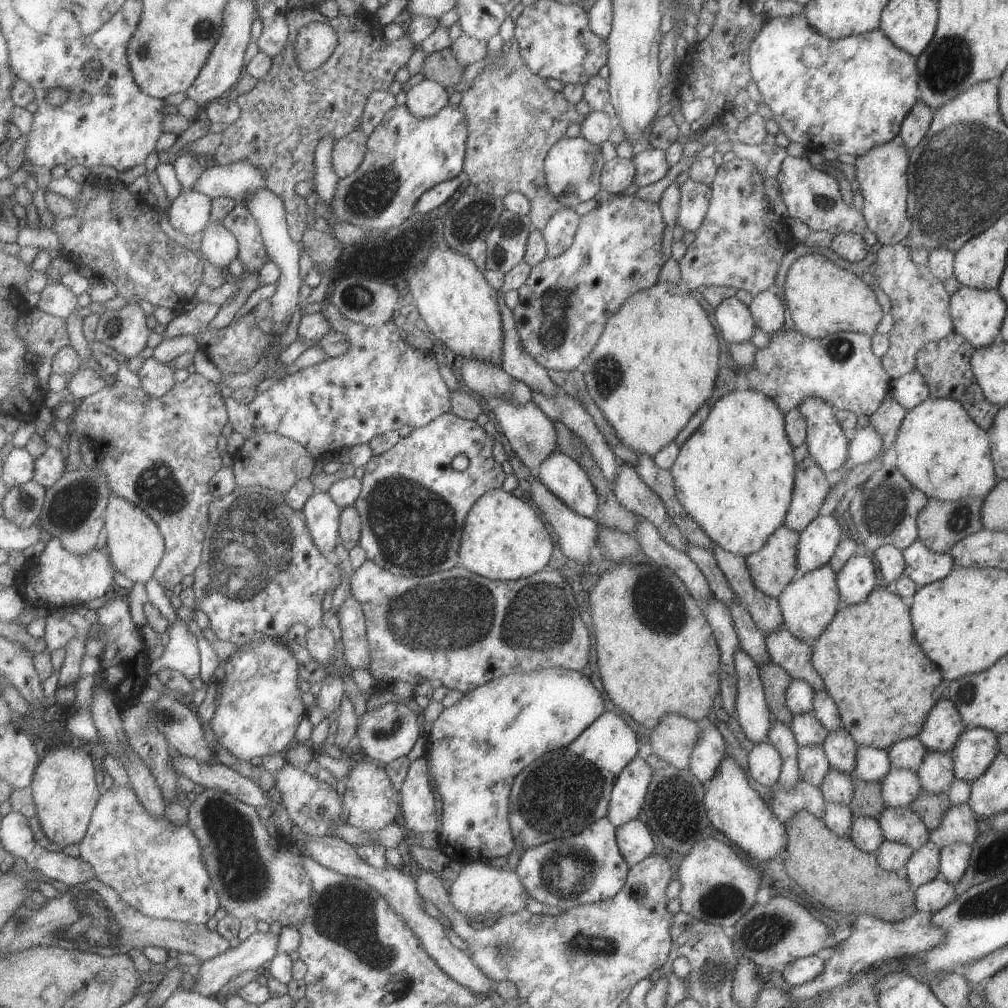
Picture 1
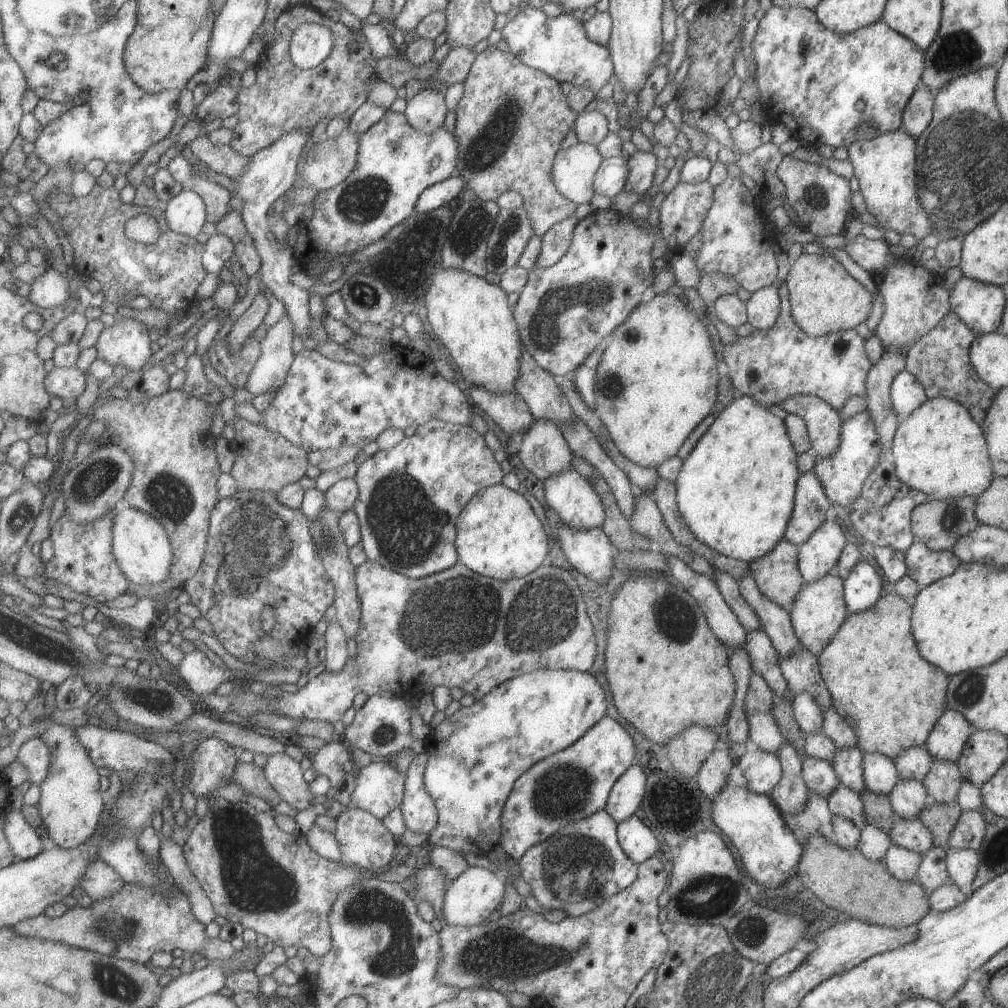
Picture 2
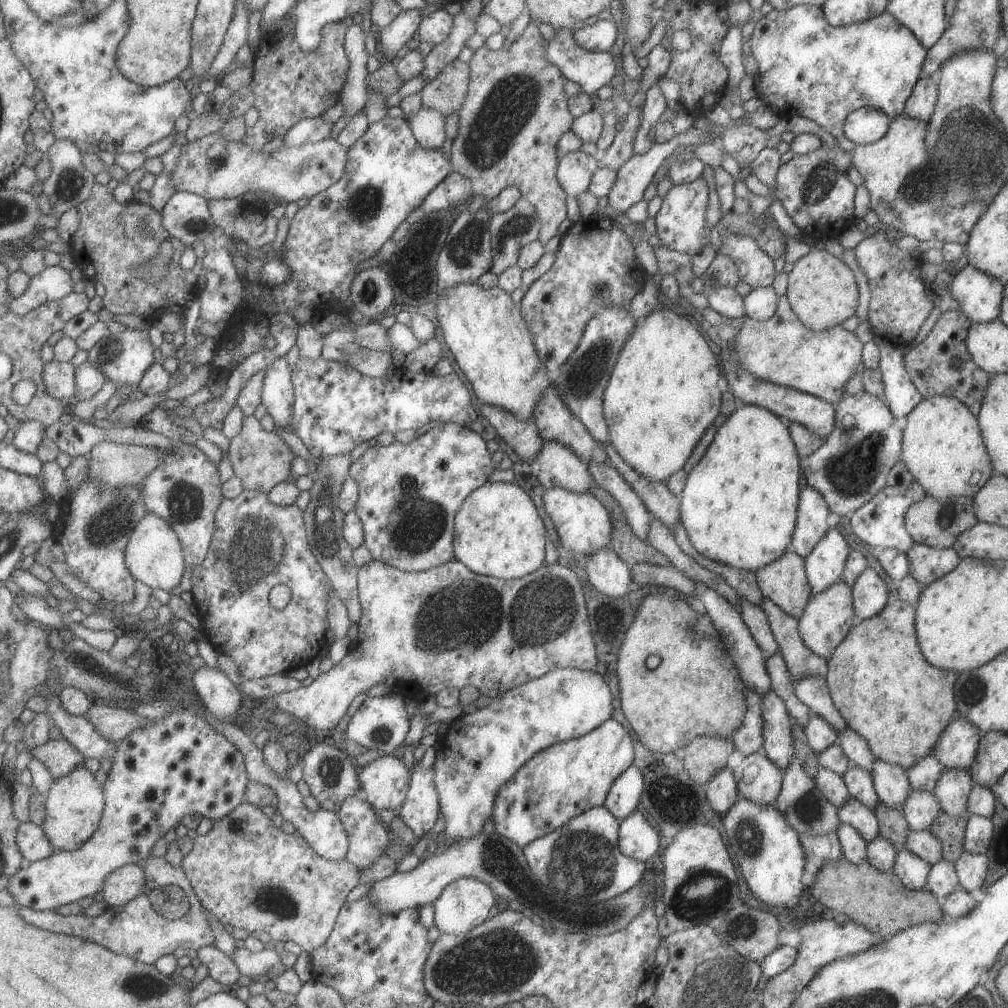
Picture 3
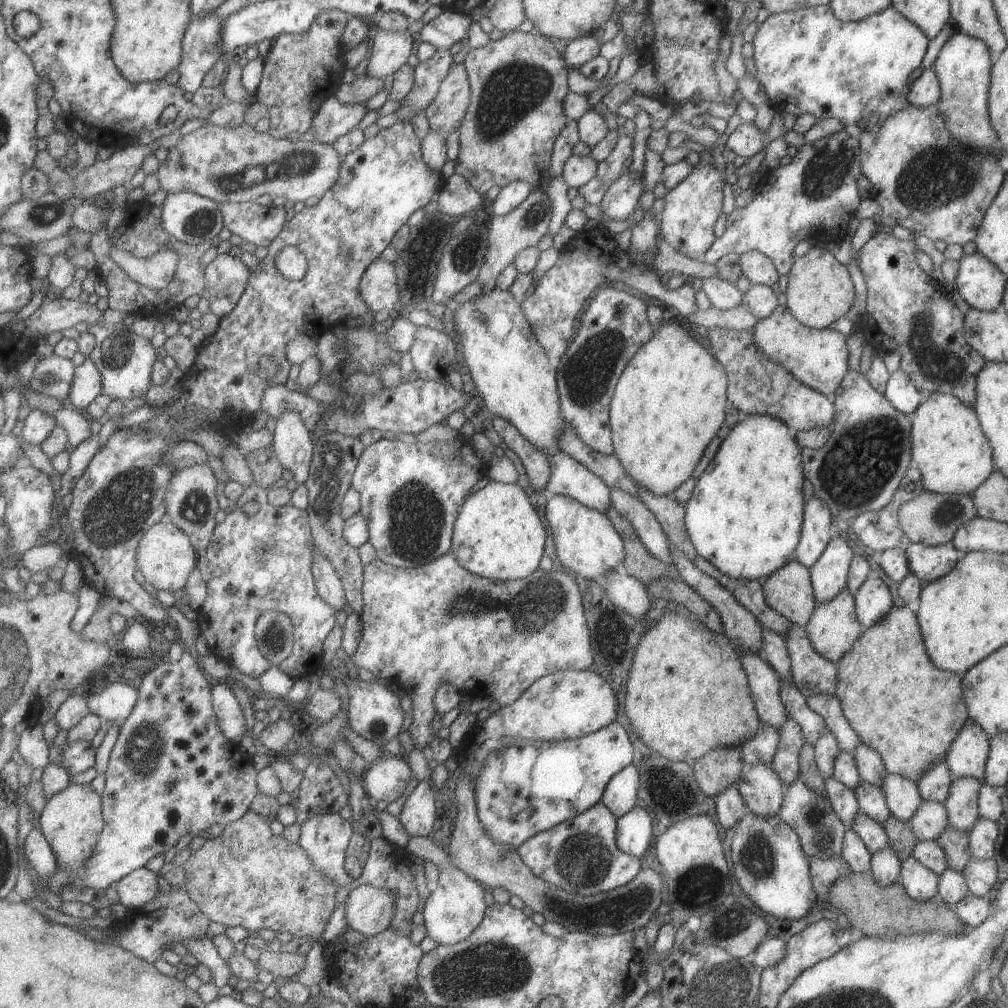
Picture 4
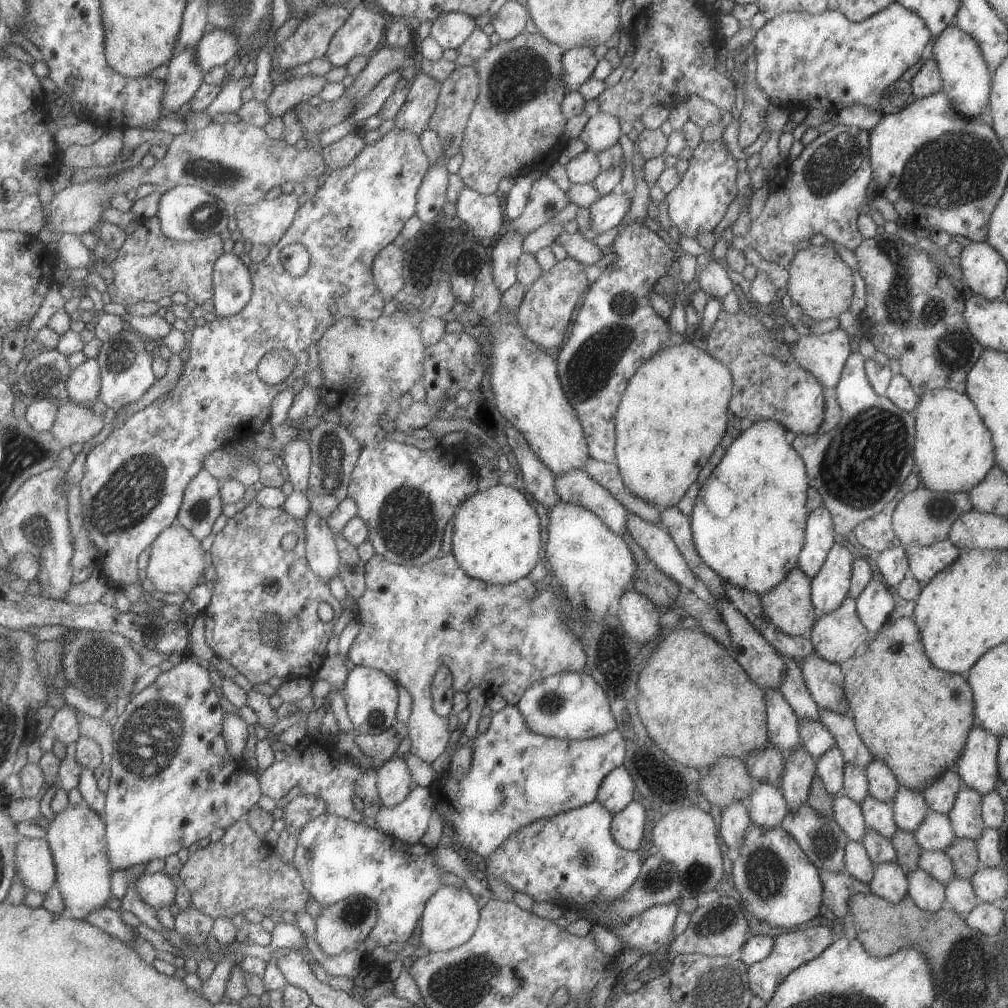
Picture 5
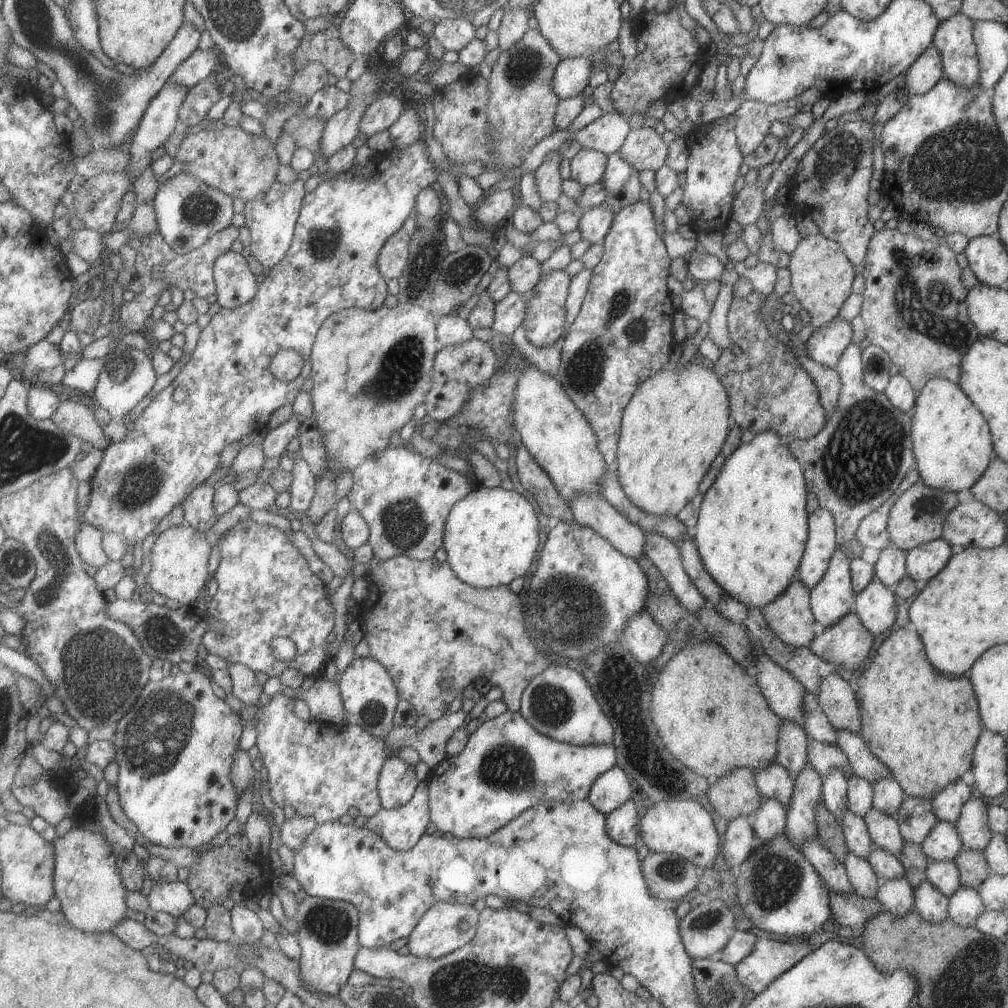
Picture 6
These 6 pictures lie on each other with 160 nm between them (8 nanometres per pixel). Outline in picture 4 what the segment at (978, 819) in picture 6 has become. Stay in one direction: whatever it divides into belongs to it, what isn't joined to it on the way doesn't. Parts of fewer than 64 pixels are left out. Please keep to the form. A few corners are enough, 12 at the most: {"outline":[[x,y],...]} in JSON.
{"outline":[[975,777],[952,778],[943,802],[949,826],[969,832],[980,818]]}

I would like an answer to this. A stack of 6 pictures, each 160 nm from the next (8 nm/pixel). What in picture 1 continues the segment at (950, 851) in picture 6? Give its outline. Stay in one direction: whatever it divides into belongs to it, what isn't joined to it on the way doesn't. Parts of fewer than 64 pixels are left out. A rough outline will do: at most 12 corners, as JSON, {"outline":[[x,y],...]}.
{"outline":[[893,766],[880,782],[887,807],[909,808],[923,788],[916,772]]}

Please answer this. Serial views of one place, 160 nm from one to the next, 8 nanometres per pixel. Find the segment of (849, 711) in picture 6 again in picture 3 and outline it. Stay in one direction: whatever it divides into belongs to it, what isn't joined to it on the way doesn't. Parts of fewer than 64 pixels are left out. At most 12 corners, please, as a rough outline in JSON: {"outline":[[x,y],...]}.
{"outline":[[769,599],[767,617],[792,678],[825,678],[827,661],[805,646],[798,619]]}

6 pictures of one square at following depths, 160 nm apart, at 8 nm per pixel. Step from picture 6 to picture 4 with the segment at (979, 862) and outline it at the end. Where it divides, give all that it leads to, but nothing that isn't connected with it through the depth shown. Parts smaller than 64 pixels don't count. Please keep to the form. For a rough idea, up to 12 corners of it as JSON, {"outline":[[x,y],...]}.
{"outline":[[948,824],[935,841],[948,868],[961,873],[972,858],[968,832]]}

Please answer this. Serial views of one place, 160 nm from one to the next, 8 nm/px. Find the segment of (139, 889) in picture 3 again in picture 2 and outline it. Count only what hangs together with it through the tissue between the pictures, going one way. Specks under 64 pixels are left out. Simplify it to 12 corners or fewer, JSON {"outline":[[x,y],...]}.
{"outline":[[99,859],[79,886],[92,900],[118,893],[121,873]]}

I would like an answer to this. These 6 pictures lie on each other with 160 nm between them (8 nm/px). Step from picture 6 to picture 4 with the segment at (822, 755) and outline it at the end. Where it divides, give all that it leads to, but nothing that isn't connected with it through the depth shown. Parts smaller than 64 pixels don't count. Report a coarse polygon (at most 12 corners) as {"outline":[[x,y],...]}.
{"outline":[[780,680],[779,696],[788,718],[813,747],[825,721],[807,706],[791,681]]}

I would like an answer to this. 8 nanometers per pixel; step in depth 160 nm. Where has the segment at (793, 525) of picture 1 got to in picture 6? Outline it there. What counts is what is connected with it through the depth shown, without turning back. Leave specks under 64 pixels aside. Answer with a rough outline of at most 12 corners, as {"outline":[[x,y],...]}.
{"outline":[[819,506],[796,580],[809,590],[838,546],[833,515]]}

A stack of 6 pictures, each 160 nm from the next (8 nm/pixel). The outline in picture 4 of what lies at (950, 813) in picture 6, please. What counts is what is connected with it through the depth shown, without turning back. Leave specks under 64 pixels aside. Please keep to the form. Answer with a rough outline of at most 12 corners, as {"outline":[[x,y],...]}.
{"outline":[[943,760],[915,784],[923,801],[943,804],[952,778]]}

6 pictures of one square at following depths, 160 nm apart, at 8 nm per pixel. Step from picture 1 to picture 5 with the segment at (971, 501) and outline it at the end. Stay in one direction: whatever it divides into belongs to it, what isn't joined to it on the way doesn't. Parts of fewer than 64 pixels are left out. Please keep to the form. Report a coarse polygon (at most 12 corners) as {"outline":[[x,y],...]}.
{"outline":[[920,484],[897,501],[892,529],[901,545],[947,539],[971,508],[967,493]]}

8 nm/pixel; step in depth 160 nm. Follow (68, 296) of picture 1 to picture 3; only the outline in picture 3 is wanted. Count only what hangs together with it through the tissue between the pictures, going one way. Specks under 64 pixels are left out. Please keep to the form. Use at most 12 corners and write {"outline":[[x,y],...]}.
{"outline":[[59,265],[31,276],[11,310],[25,316],[73,292],[71,274]]}

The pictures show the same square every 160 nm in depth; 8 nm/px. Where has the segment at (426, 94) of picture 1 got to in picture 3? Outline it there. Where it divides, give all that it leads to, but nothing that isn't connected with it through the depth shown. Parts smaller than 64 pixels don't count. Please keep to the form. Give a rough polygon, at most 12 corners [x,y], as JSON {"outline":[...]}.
{"outline":[[421,107],[408,118],[421,148],[441,149],[444,116]]}

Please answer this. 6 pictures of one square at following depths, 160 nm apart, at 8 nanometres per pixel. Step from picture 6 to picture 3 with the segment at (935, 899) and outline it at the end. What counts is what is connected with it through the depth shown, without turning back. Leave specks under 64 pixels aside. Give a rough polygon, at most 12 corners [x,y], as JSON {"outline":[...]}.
{"outline":[[907,849],[892,870],[906,889],[926,888],[930,864]]}

